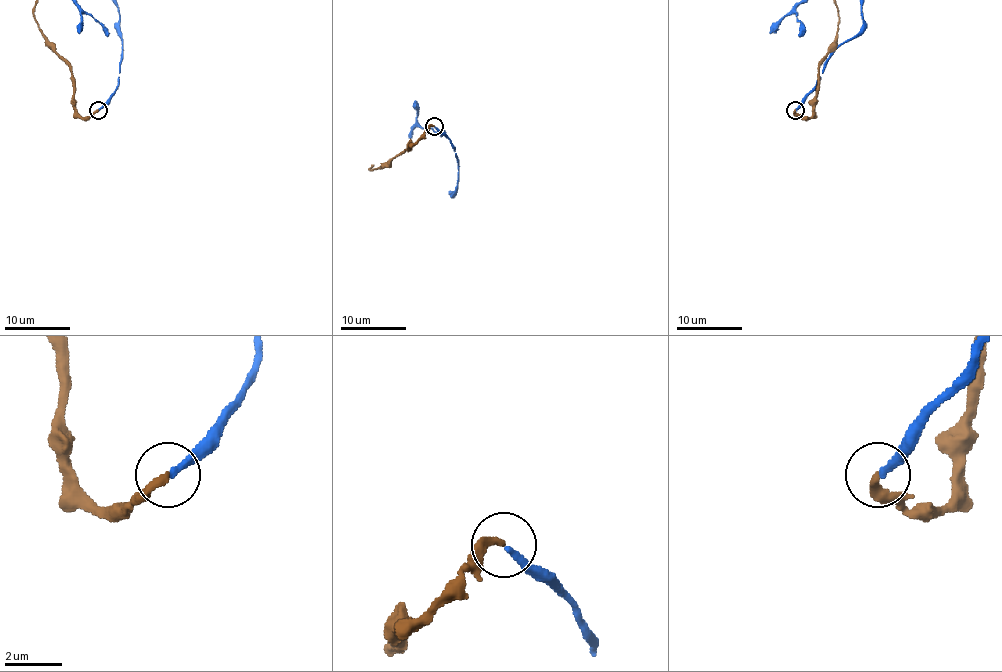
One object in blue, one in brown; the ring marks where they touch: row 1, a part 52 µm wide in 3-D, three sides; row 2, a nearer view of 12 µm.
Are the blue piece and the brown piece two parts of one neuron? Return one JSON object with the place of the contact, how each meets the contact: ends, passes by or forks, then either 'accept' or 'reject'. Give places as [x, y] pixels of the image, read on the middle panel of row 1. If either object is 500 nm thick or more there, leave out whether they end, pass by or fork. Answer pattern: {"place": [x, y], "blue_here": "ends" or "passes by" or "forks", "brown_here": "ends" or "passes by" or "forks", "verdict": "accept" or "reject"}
{"place": [434, 126], "blue_here": "ends", "brown_here": "ends", "verdict": "accept"}

